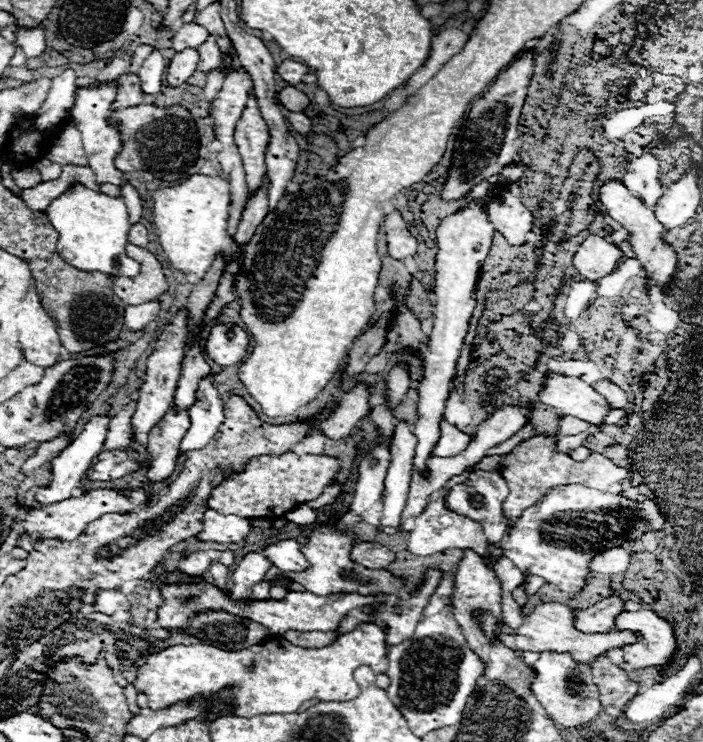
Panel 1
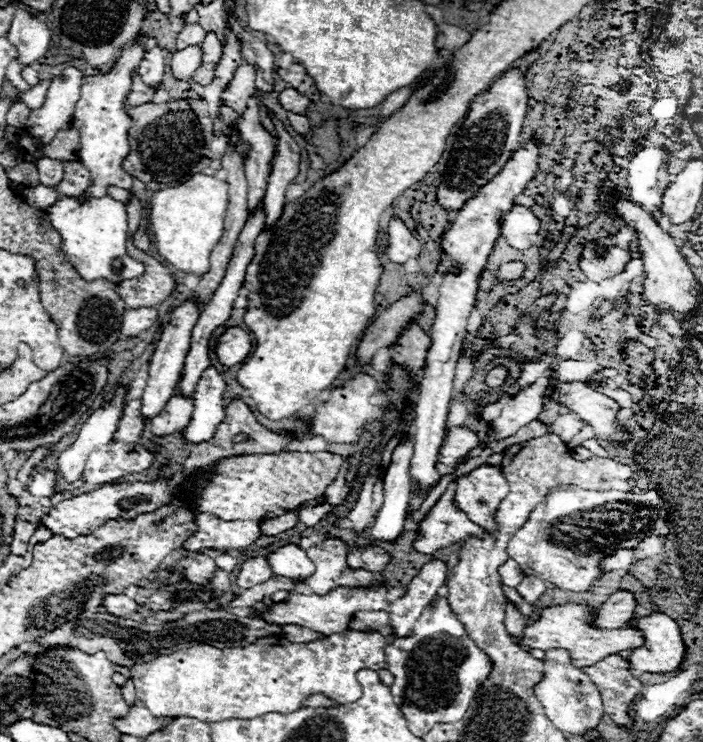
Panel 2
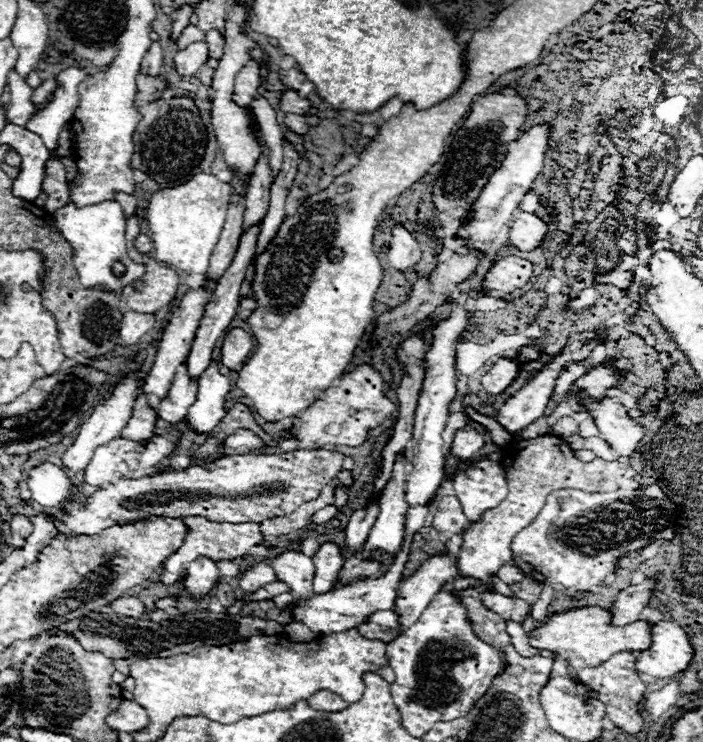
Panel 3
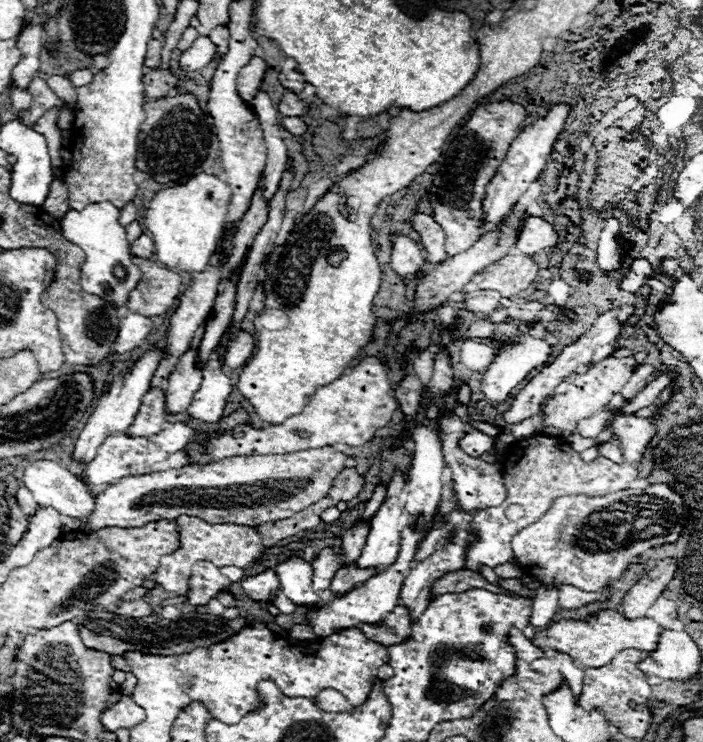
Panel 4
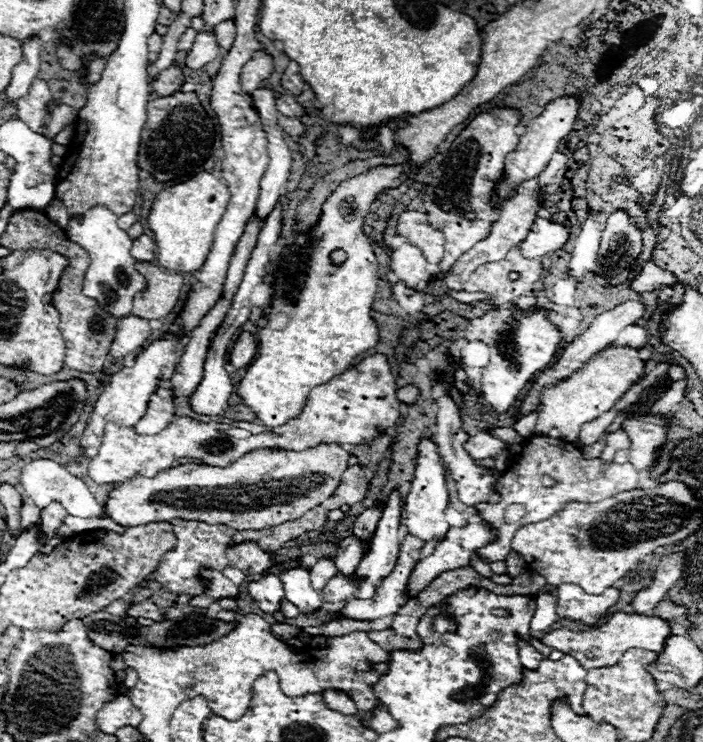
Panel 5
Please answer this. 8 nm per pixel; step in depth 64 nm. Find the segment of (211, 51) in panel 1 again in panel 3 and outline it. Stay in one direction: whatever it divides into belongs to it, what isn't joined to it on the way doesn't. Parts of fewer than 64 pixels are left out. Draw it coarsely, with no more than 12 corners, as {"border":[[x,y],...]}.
{"border":[[218,30],[206,32],[208,58],[224,54],[224,36]]}

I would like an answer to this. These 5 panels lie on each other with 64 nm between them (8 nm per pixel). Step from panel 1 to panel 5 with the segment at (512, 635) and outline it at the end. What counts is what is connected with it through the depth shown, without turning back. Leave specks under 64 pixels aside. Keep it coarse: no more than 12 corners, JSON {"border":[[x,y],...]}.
{"border":[[612,612],[588,630],[556,628],[542,644],[586,670],[614,666],[630,648],[662,652],[670,626]]}

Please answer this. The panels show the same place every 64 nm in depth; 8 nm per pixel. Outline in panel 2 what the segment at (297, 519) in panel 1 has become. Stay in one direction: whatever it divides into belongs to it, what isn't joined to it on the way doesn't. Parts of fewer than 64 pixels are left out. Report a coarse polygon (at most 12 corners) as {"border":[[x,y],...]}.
{"border":[[330,504],[300,508],[298,518],[306,526],[314,526],[328,512]]}

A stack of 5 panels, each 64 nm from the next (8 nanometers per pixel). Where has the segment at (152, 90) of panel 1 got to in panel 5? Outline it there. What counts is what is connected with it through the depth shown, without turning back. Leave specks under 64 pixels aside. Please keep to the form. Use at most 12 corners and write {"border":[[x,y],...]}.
{"border":[[152,34],[148,38],[150,64],[158,60],[162,36]]}

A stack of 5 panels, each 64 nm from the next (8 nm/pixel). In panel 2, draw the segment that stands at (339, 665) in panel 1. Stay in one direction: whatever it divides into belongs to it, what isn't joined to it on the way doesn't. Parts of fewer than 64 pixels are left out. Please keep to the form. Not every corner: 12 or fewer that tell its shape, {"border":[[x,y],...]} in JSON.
{"border":[[388,640],[192,646],[132,666],[158,716],[288,714],[356,702]]}

